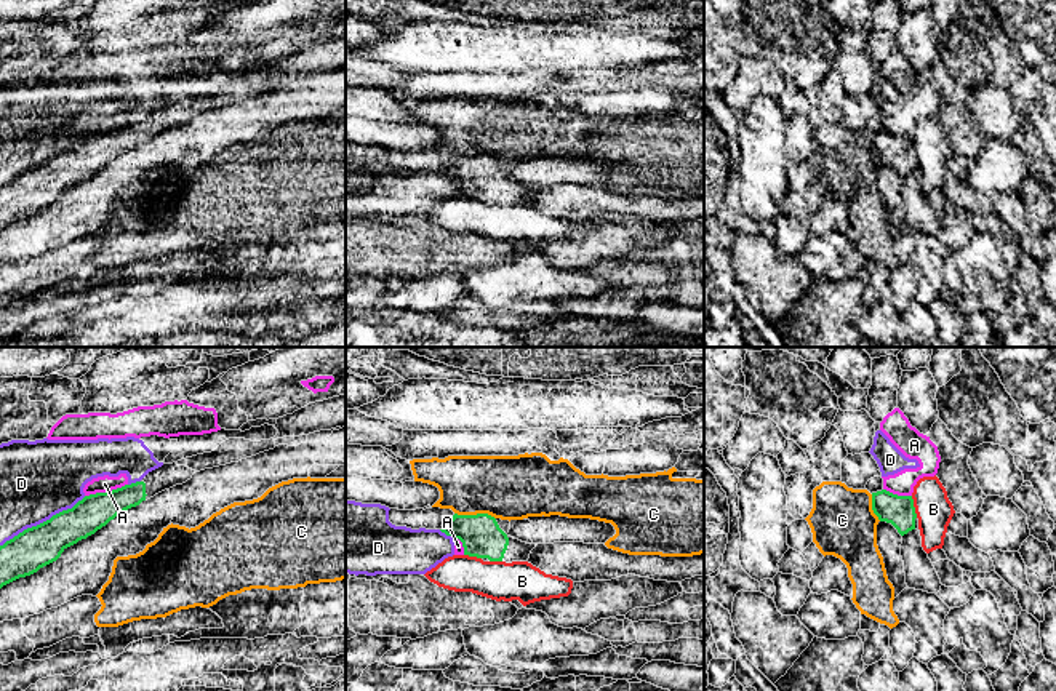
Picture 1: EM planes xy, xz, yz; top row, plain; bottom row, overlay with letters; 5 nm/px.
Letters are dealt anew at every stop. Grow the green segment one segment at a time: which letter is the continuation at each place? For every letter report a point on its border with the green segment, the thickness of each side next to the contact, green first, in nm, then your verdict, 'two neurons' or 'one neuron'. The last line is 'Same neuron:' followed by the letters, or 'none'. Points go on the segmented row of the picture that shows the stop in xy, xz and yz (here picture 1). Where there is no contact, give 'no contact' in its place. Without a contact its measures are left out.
A: contact xy (106, 491); calibres 170 and 80 nm; two neurons
B: contact yz (914, 507); calibres 150 and 180 nm; two neurons
C: contact xz (477, 514); calibres 200 and 320 nm; two neurons
D: contact xy (44, 522); calibres 200 and 380 nm; two neurons
Same neuron: none

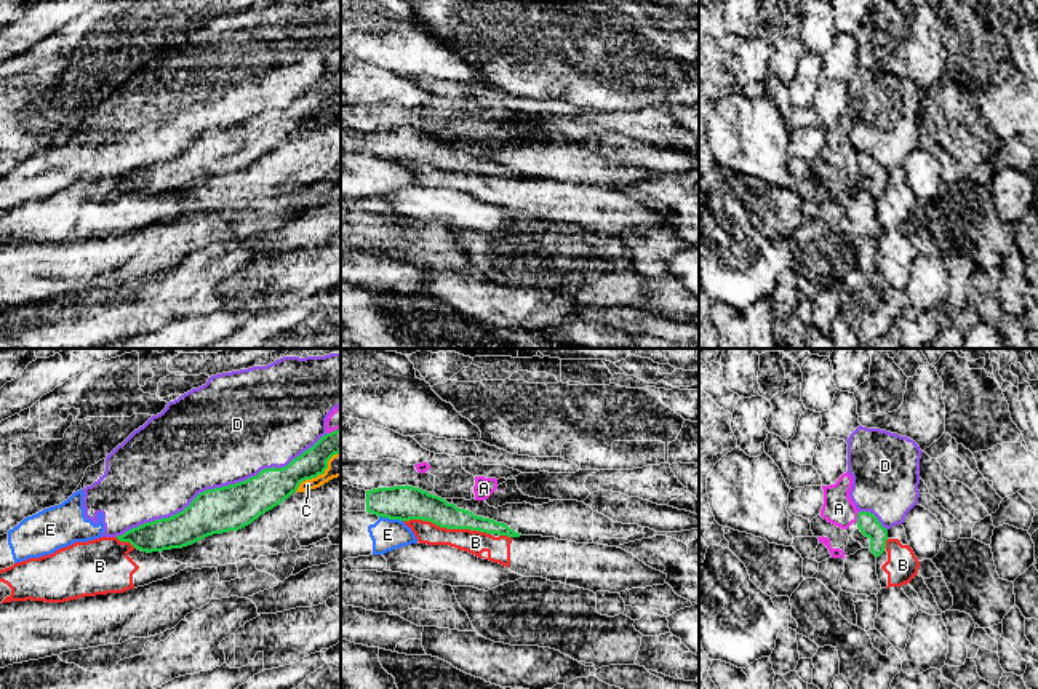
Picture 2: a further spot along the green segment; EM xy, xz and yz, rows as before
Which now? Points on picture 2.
A: contact yz (858, 517); calibres 110 and 160 nm; two neurons
B: contact xz (447, 528); calibres 180 and 120 nm; two neurons
C: contact xy (319, 473); calibres 190 and 110 nm; two neurons
D: contact xy (223, 486); calibres 220 and 500 nm; two neurons
E: contact xz (391, 518); calibres 180 and 160 nm; two neurons
Same neuron: none

